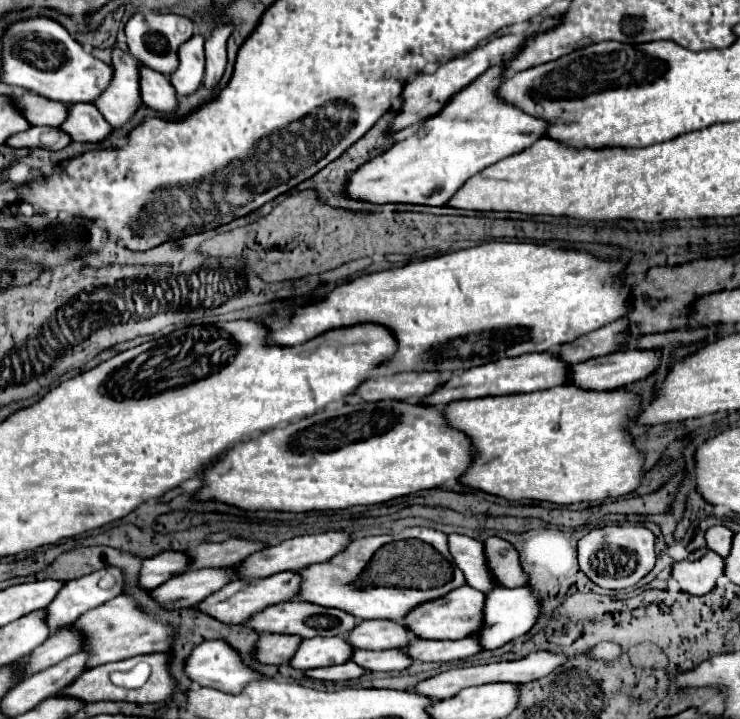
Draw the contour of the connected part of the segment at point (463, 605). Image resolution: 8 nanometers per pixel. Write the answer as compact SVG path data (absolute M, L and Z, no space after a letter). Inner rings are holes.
M462 585L438 599L416 605L402 619L402 625L418 639L436 639L436 641L464 639L474 635L478 631L478 625L482 625L482 601L484 601L482 593L478 593L476 589L470 589L468 585Z

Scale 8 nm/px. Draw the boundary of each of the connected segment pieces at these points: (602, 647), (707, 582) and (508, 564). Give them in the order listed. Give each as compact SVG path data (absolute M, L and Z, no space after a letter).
M604 641L592 649L592 657L602 657L602 659L614 659L614 657L618 657L618 653L620 653L618 645L608 643L608 641Z
M705 547L690 553L684 561L674 563L672 577L678 581L682 591L690 595L704 595L716 585L722 569L724 559L720 559L714 551Z
M488 537L484 543L484 557L490 569L490 575L498 587L514 589L526 585L526 573L518 565L518 551L500 537Z

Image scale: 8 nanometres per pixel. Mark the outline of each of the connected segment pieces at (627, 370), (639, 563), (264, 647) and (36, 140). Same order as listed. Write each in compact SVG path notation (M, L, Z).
M616 351L608 353L596 359L588 359L576 365L568 367L568 383L578 389L594 389L594 391L612 391L620 389L628 383L634 383L638 379L648 377L652 371L656 371L662 365L662 353L660 351Z
M602 527L592 529L578 543L578 565L586 577L604 589L626 589L636 585L654 567L654 533L646 527Z
M262 635L256 641L254 657L264 665L282 665L288 663L300 645L300 637L286 635Z
M30 127L22 133L14 133L12 137L6 139L6 145L10 147L44 147L44 149L64 149L70 143L70 137L62 133L58 127Z

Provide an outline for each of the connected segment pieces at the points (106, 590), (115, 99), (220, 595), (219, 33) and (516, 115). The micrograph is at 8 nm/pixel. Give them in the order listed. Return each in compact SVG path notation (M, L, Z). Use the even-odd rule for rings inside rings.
M104 569L98 573L90 573L86 577L68 581L54 601L46 607L46 625L54 631L64 625L76 621L88 609L94 609L116 595L122 593L122 573L118 569ZM110 579L110 587L102 587L100 581Z
M112 49L112 83L92 103L112 127L122 127L142 105L138 63L134 55Z
M284 571L278 575L266 577L266 579L252 579L252 581L236 579L236 581L230 581L230 585L218 589L216 593L208 595L204 601L200 601L198 611L202 611L226 625L238 625L246 617L250 617L250 613L258 613L258 609L266 609L266 605L294 599L294 593L298 593L298 575L294 571Z
M222 23L216 25L210 35L206 35L206 75L204 75L204 85L208 89L216 87L216 83L220 81L224 67L226 67L226 41L230 37L230 33L234 31L232 23Z
M500 65L490 67L466 89L458 91L412 135L396 141L388 151L360 165L344 183L346 197L374 205L444 205L474 173L542 139L546 131L544 121L536 121L536 117L498 99L496 89L504 79L502 73L504 69Z

